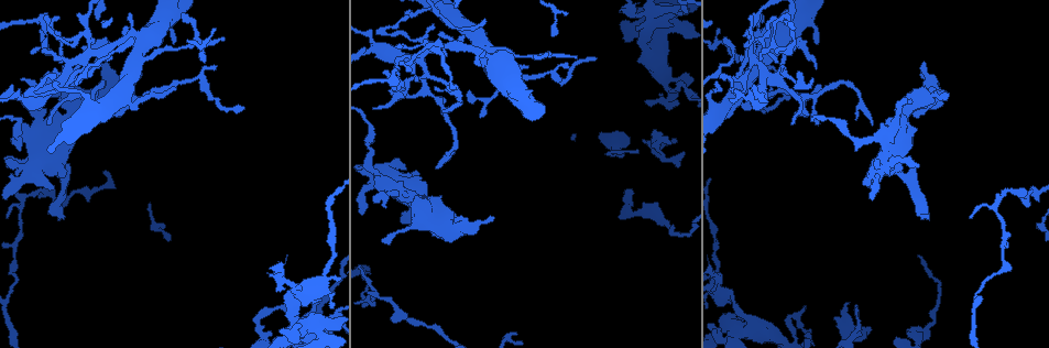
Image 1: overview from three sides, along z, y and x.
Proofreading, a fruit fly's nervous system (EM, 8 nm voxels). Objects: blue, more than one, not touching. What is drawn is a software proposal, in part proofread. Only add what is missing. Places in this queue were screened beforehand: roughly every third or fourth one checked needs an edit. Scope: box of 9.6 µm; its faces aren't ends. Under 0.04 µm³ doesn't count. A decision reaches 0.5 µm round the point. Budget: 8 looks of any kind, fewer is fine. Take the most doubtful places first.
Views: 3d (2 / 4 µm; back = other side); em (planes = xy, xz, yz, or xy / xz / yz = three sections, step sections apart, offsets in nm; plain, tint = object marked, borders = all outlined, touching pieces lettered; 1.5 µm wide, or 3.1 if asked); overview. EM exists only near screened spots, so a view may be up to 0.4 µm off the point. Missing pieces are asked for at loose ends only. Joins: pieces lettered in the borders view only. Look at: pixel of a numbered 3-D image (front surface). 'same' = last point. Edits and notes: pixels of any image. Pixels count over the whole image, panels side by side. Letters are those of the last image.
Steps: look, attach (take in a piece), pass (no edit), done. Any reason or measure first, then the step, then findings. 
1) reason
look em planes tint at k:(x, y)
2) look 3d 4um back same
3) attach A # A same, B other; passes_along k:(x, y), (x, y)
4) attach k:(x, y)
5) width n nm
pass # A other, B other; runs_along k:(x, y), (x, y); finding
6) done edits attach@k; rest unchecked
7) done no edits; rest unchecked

branch stops here
look em planes borders at 1:(920, 75)

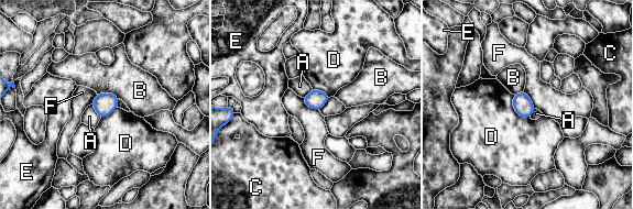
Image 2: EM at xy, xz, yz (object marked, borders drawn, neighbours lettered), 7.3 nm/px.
pass # A other, B other, C other, D other, E other, F other; no lettered piece goes on from it

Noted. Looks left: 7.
an open end
look em planes plain at 1:(64, 219)

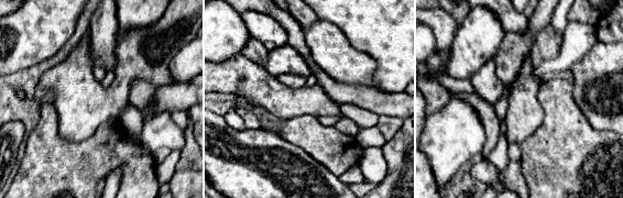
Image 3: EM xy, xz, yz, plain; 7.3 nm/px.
what lies round it
look em planes borders same

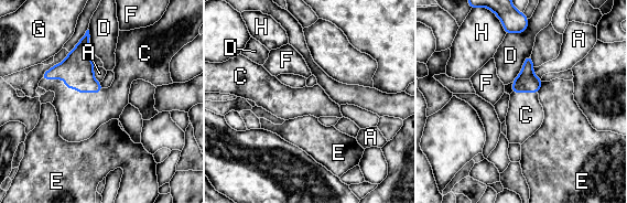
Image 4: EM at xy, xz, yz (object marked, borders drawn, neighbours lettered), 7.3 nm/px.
width 140 nm; longest_contact C 460 nm
attach C # A other, C same, D other, E other, F other, G other, H other; the neuron continues

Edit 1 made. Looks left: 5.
done edits attach@4; rest unchecked

